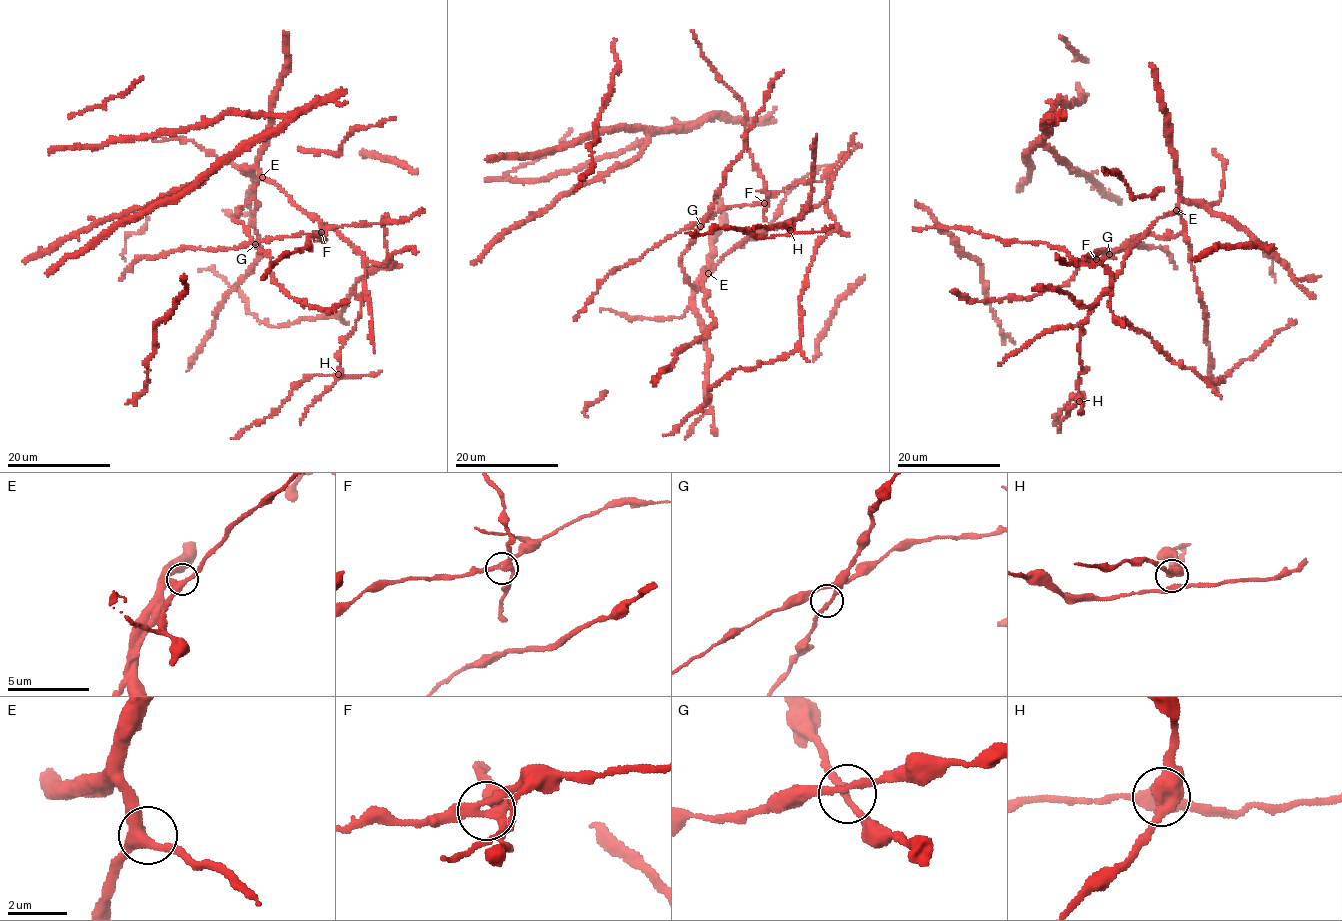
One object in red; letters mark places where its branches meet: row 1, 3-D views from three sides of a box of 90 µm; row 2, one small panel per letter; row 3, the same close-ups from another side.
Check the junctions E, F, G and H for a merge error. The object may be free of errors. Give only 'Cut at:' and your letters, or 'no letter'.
Cut at: F

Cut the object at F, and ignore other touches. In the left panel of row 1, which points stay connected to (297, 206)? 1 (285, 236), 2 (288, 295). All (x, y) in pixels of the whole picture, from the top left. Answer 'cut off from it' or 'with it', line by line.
1: with it
2: with it

